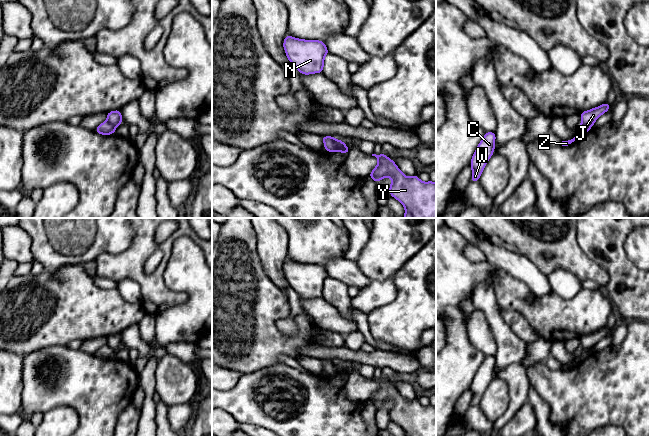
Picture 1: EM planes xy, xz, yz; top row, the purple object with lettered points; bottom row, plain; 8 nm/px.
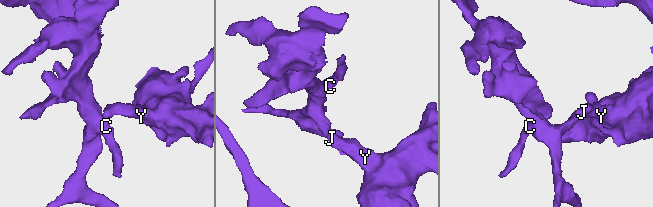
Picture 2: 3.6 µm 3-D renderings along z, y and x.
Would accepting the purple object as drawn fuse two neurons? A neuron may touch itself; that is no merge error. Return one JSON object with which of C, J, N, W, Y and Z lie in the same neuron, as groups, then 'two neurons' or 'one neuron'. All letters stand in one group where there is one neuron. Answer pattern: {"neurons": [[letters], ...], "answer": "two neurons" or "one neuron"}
{"neurons": [["C", "N", "W", "Z"], ["J", "Y"]], "answer": "two neurons"}

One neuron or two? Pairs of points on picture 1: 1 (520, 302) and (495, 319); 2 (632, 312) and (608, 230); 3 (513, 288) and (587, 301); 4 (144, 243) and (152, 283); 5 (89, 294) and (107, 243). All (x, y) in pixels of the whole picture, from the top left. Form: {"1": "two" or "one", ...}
{"1": "two", "2": "one", "3": "one", "4": "one", "5": "two"}

